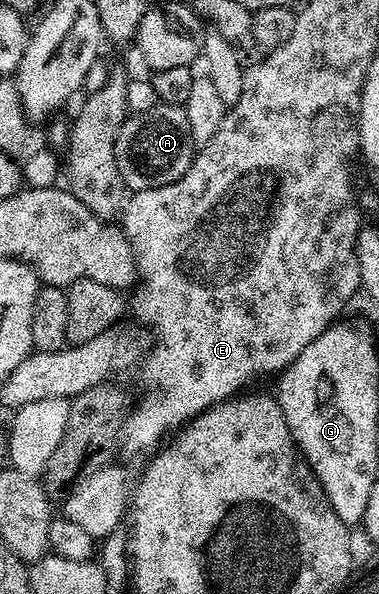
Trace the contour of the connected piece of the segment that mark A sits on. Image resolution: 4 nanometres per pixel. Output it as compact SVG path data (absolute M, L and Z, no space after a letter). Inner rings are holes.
M158 104L150 111L132 115L120 126L116 136L118 171L129 190L153 189L174 183L192 166L194 140L184 108Z

